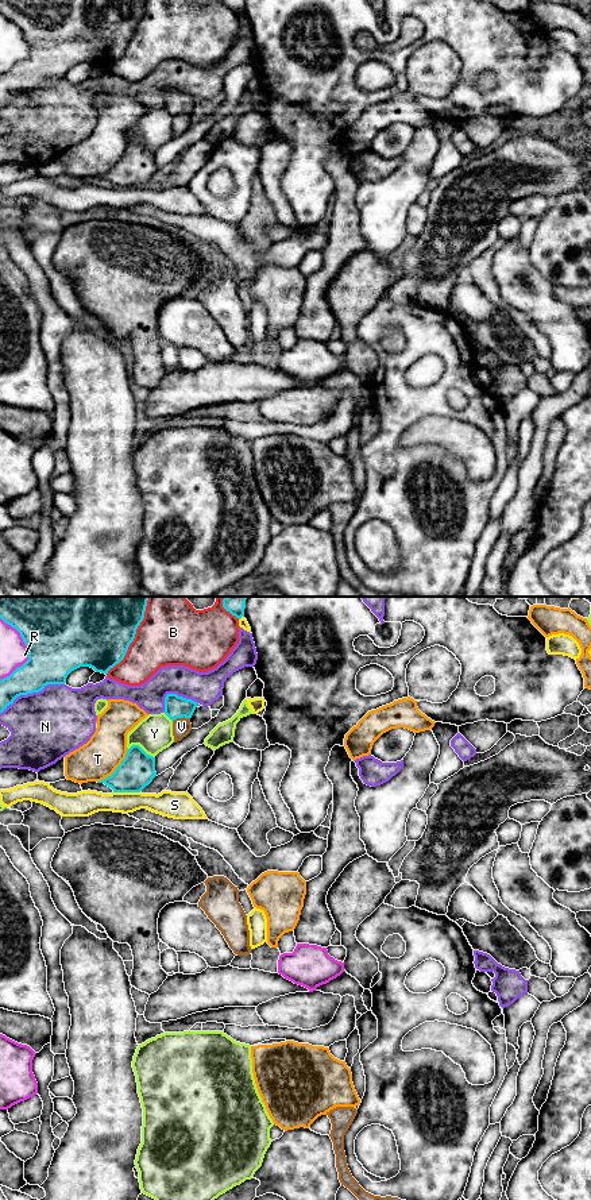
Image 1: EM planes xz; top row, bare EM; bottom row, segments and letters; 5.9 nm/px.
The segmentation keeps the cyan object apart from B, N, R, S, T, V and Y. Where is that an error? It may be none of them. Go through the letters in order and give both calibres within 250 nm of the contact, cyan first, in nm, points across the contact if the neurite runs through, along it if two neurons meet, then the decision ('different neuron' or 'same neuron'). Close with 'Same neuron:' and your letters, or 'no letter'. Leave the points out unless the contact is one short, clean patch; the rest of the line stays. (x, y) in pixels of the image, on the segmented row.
B: 500 nm thick on the cyan side, 380 nm on the other; different neuron
N: 280 nm thick on the cyan side, 420 nm on the other; different neuron
R: 480 nm thick on the cyan side, 160 nm on the other; different neuron
S: 200 nm thick on the cyan side, 150 nm on the other; different neuron
T: 200 nm thick on the cyan side, 240 nm on the other; different neuron
V: 130 nm thick on the cyan side, 110 nm on the other; different neuron
Y: 200 nm thick on the cyan side, 220 nm on the other; different neuron
Same neuron: no letter

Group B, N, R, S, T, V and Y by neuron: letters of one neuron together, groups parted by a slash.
B / N / R / S / T / V / Y

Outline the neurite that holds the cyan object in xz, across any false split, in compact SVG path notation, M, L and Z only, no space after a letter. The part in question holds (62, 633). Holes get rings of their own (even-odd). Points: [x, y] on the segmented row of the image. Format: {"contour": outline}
{"contour": "M0 597L0 618L20 633L28 652L28 660L0 680L0 713L20 695L39 692L47 684L65 684L67 675L80 667L107 675L124 659L144 618L147 601L148 597Z"}

